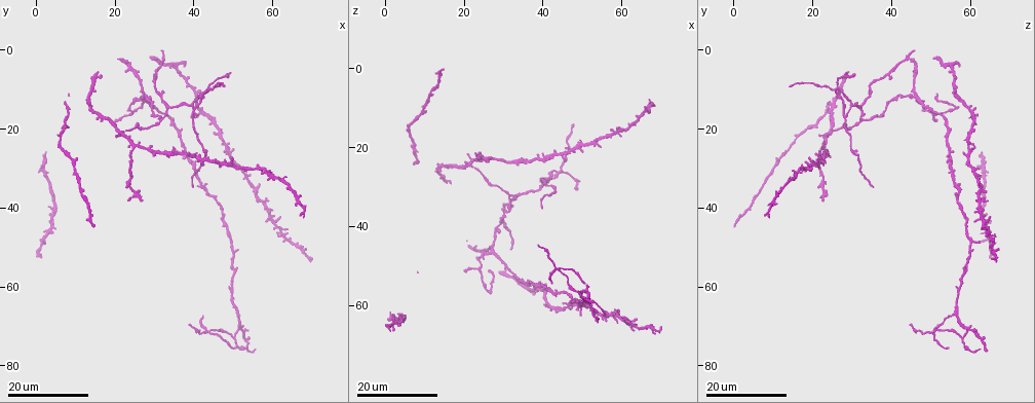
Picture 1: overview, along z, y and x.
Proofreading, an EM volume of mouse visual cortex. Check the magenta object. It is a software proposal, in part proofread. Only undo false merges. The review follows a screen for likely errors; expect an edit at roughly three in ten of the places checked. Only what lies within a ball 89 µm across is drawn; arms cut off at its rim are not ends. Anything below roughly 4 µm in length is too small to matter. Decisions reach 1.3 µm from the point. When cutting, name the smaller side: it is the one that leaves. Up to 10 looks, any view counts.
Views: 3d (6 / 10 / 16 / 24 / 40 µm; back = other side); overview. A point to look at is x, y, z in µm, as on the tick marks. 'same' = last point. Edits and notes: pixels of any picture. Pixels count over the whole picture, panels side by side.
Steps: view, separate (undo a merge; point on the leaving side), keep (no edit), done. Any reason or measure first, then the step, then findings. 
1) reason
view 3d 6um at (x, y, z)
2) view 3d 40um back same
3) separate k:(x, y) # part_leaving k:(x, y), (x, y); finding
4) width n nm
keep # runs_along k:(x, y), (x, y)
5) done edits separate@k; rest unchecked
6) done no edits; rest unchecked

three-way junction
view 3d 16um at (24.0, 16.5, 51.0)

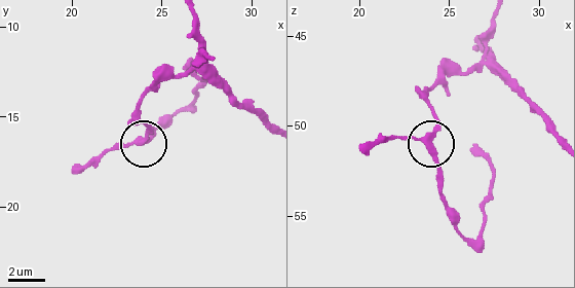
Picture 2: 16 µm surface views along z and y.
view 3d 6um at (23.8, 16.4, 51.0)

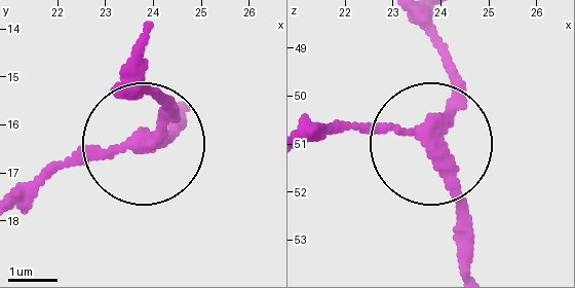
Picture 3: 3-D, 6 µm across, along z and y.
other side
view 3d 6um back at (23.70, 16.40, 51.00)

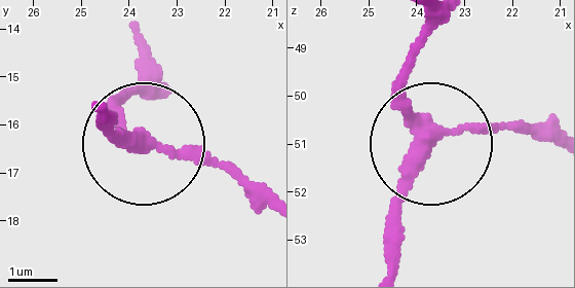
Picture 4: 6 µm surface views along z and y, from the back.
width 270 nm
keep # all the same neuron

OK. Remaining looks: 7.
a fork
view 3d 16um at (39.5, 16.5, 28.0)

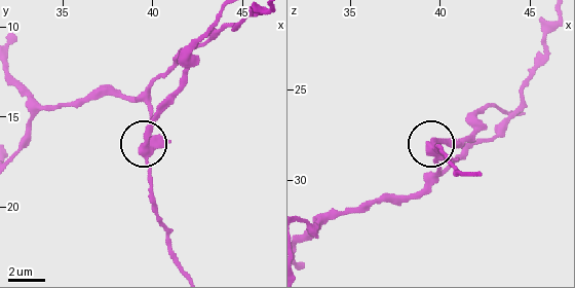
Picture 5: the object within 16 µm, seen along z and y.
view 3d 10um at (39.5, 16.7, 28.1)

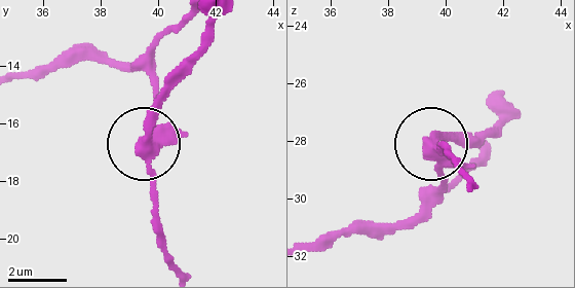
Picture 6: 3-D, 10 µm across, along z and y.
width 320 nm
separate 6:(158, 107) # two neurons meet here

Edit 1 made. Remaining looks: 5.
sudden change in width
view 3d 24um at (45.0, 10.5, 26.0)

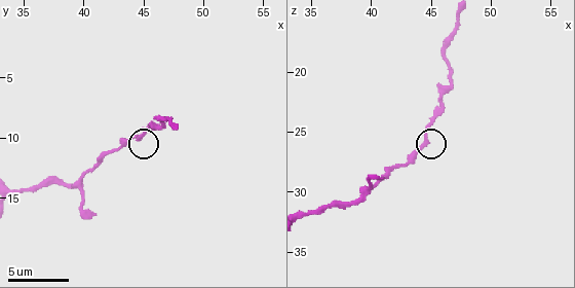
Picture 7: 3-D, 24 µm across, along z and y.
view 3d 6um same

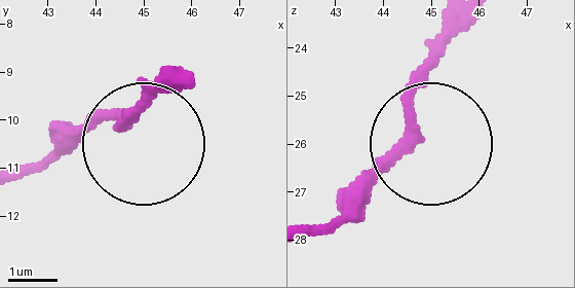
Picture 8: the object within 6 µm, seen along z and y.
view 3d 6um back at (44.45, 9.95, 26.05)

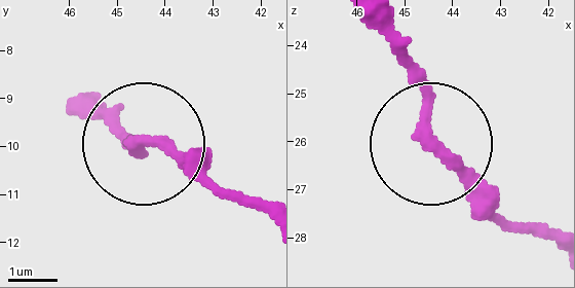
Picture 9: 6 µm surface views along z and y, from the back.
width 240 nm
keep # runs_along 9:(262, 211), (102, 120); one neuron here

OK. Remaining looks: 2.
four or more arms meet
view 3d 16um at (21.0, 21.0, 24.5)

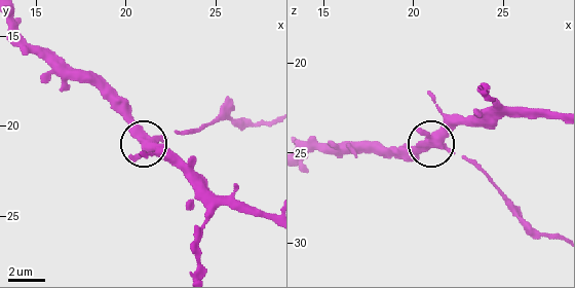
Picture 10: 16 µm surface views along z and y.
view 3d 10um at (21.2, 21.0, 24.2)

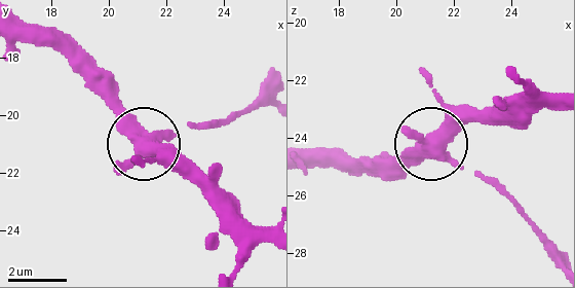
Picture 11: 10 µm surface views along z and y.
arms 4
keep # runs_along 11:(267, 106), (145, 138), (88, 86); continuous, no second neuron

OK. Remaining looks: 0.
done edits separate@6; rest unchecked

